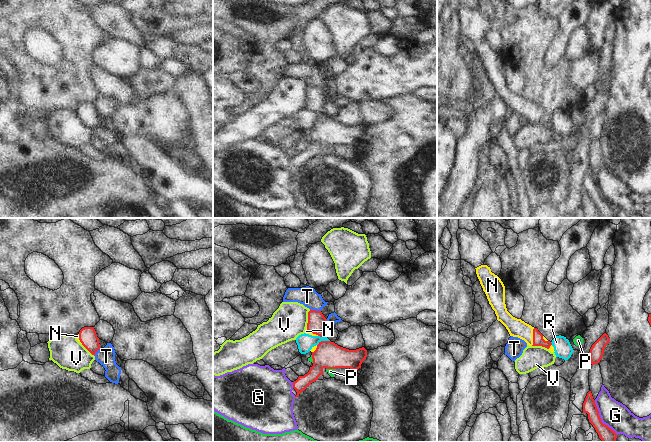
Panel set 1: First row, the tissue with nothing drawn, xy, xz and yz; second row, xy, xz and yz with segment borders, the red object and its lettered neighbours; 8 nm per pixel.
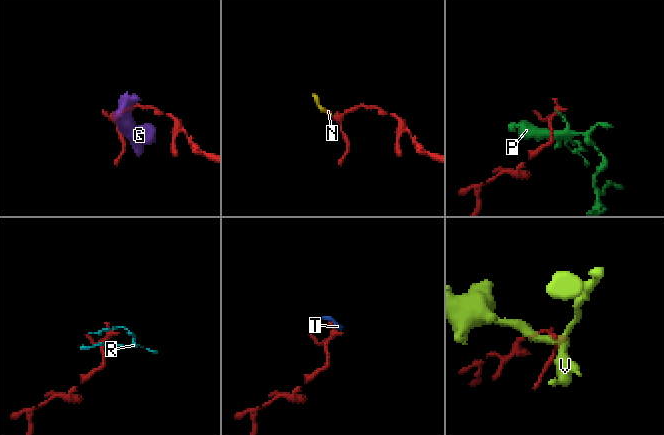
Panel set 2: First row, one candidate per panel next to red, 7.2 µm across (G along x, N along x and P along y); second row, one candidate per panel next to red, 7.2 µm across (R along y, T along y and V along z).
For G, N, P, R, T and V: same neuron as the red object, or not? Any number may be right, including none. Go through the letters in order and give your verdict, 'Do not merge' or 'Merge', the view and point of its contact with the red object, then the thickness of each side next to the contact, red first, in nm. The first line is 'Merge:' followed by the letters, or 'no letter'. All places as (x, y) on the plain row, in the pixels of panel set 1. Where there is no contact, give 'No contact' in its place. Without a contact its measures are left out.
Merge: N
G: Do not merge. Touches red at yz (600, 195). Thickness 120 nm (red) against 220 nm
N: Merge. Touches red at yz (533, 113). Thickness 90 nm (red) against 140 nm
P: Do not merge. Touches red at xz (330, 144). Thickness 220 nm (red) against 50 nm
R: Do not merge. Touches red at xz (323, 117). Thickness 220 nm (red) against 140 nm
T: Do not merge. Touches red at xz (315, 86). Thickness 150 nm (red) against 150 nm
V: Do not merge. Touches red at xz (308, 94). Thickness 150 nm (red) against 280 nm.

